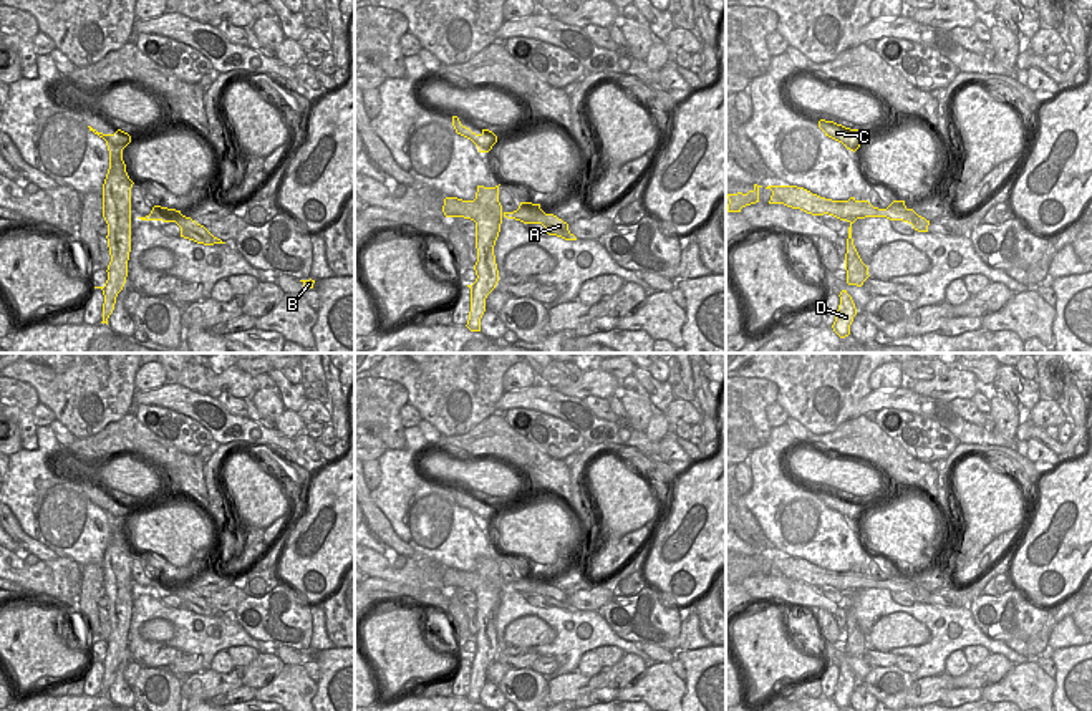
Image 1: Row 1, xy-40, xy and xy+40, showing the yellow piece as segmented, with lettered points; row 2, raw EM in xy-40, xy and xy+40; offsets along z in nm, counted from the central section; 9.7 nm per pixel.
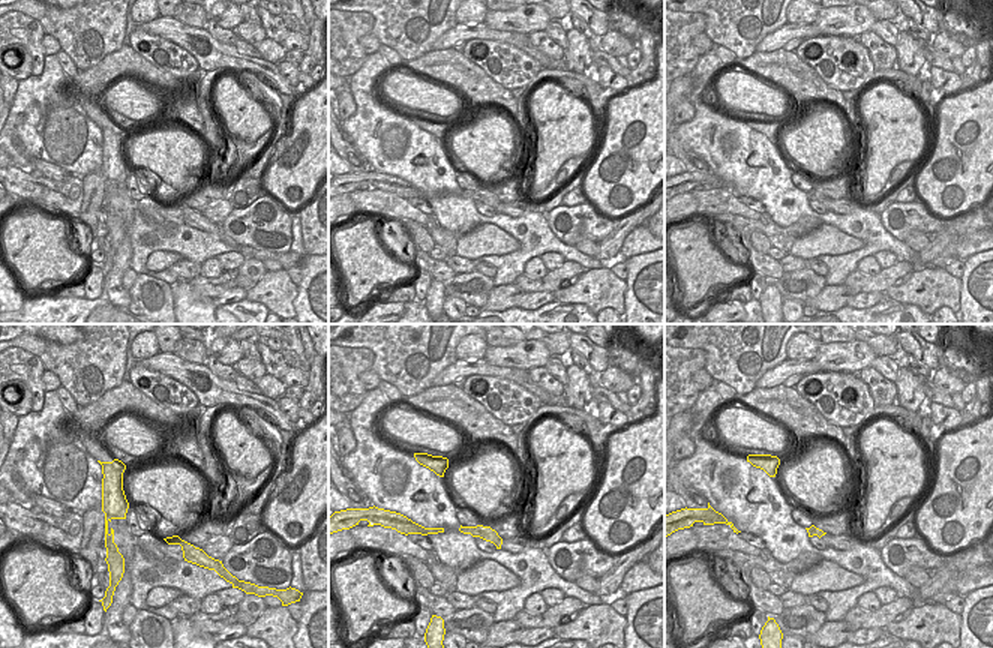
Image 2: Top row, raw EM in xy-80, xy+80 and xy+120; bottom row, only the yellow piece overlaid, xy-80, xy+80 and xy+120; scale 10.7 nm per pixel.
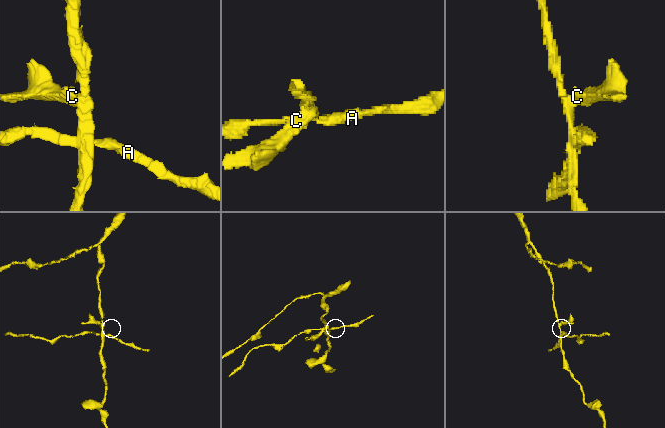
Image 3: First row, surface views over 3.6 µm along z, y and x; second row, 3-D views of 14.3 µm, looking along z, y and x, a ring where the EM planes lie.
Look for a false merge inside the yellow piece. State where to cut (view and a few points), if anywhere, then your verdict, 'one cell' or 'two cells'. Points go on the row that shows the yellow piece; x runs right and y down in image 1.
cut in xy along (476, 196), (483, 211), (474, 221); two cells

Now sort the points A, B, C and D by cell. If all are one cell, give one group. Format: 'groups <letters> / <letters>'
groups A B / C D

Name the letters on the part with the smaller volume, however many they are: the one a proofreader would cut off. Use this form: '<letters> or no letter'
A, B

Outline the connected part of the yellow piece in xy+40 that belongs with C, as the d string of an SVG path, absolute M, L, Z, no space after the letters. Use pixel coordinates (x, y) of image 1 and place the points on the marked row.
M819 121L819 128L825 133L825 136L842 143L847 149L857 151L863 141L863 134L858 129L850 129L833 121Z

